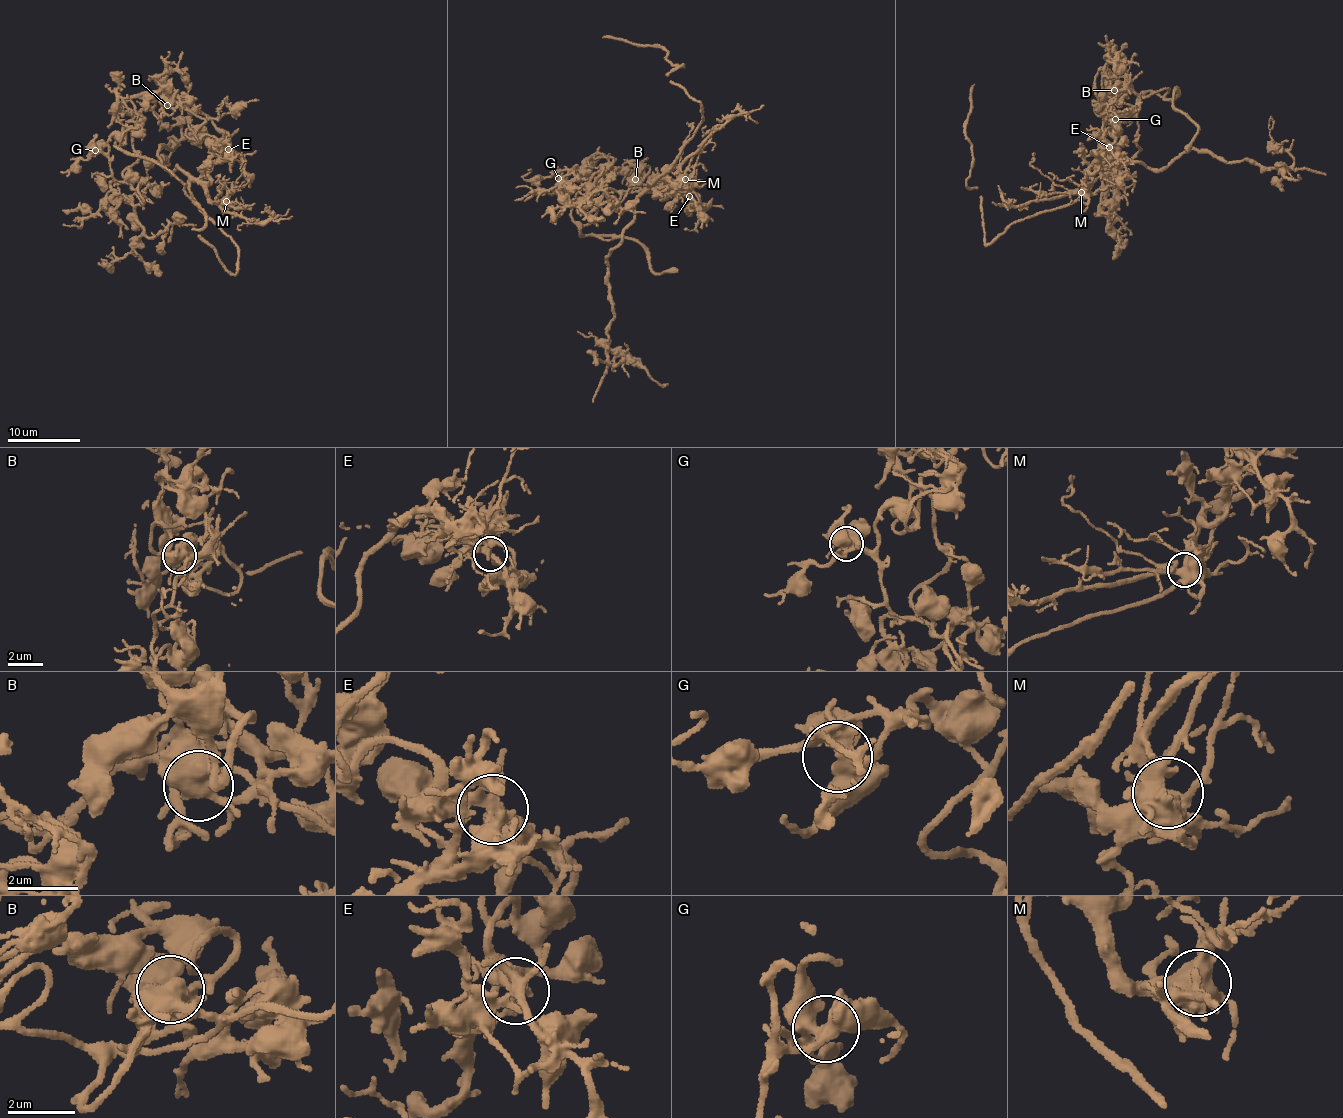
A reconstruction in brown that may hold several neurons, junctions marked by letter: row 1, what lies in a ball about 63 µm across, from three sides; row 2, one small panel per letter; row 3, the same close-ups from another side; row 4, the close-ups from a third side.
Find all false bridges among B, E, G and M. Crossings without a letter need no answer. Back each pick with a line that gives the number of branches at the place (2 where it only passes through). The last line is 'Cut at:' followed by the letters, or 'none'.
E: 6 branches meet
Cut at: E

